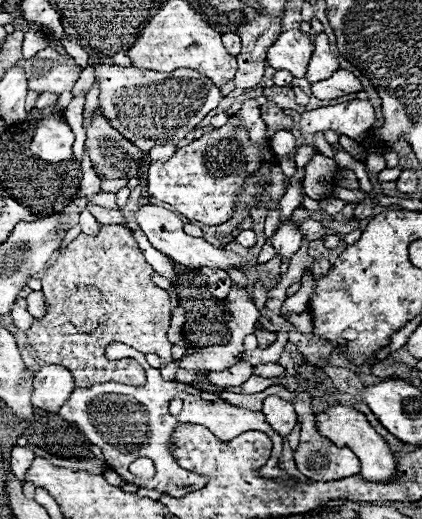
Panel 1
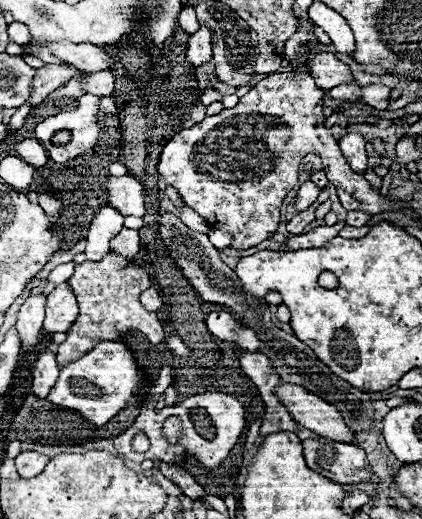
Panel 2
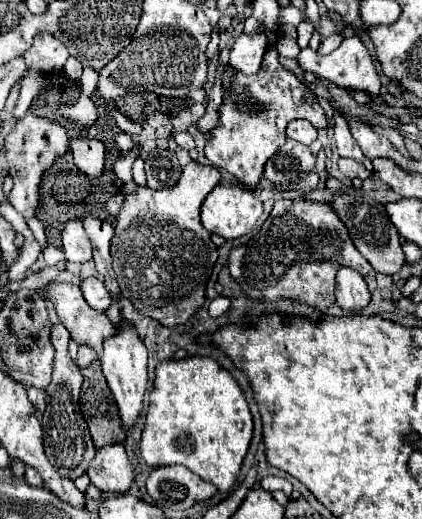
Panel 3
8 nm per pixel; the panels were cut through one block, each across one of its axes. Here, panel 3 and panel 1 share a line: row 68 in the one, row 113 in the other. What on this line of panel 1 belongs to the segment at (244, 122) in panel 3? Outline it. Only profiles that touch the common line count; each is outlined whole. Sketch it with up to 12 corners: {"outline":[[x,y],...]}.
{"outline":[[270,100],[260,106],[268,142],[274,132],[290,130],[294,120]]}

